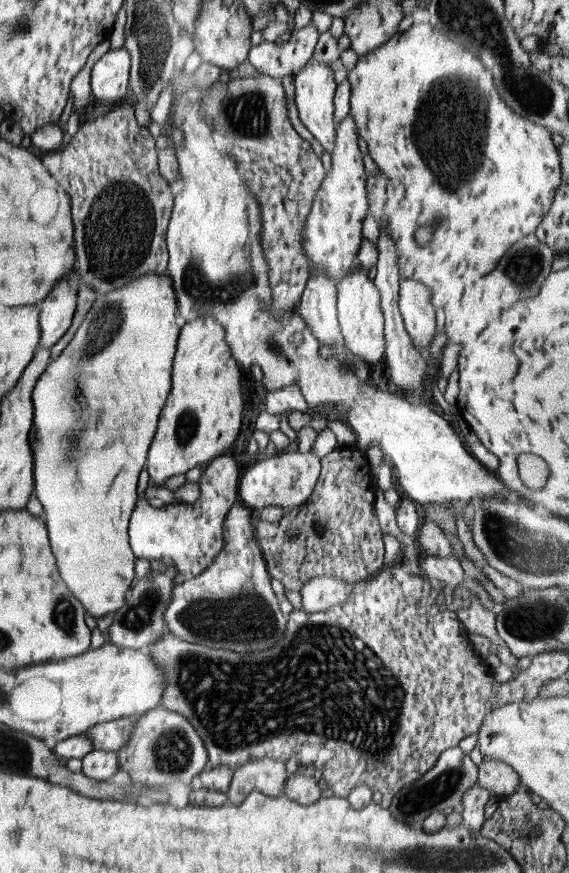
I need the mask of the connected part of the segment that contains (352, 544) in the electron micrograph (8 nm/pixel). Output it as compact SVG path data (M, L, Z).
M337 447L321 459L321 473L309 499L298 508L285 511L280 521L260 519L260 510L254 514L255 537L263 552L271 578L280 580L287 590L298 592L312 578L333 576L355 584L376 576L384 564L382 528L376 515L376 486L366 455L357 447Z

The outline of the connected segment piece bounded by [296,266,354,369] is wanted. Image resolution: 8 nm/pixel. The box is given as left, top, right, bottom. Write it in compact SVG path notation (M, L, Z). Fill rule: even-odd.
M322 266L314 267L310 271L309 280L302 292L300 302L298 302L296 306L296 311L303 316L309 329L312 329L314 336L321 342L321 346L324 344L332 344L334 348L332 356L338 357L352 369L354 368L354 362L352 361L354 354L350 353L345 346L345 340L343 339L341 326L339 325L337 317L336 281L331 280L331 276L324 270L324 268L322 268Z

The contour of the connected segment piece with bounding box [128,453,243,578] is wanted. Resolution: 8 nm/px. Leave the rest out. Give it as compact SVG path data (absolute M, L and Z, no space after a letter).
M225 453L205 464L198 480L201 495L193 503L176 501L158 509L147 499L139 499L128 527L129 543L135 557L175 566L180 578L195 577L204 572L223 549L225 516L239 499L239 477L243 469L236 462L231 453Z

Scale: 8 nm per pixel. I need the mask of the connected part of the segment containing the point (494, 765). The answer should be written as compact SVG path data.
M483 757L479 764L478 784L492 795L501 797L518 791L522 782L519 780L519 774L509 764Z

